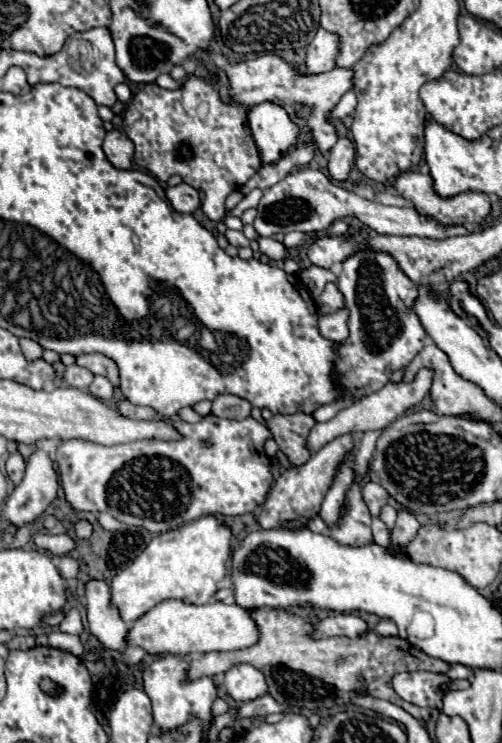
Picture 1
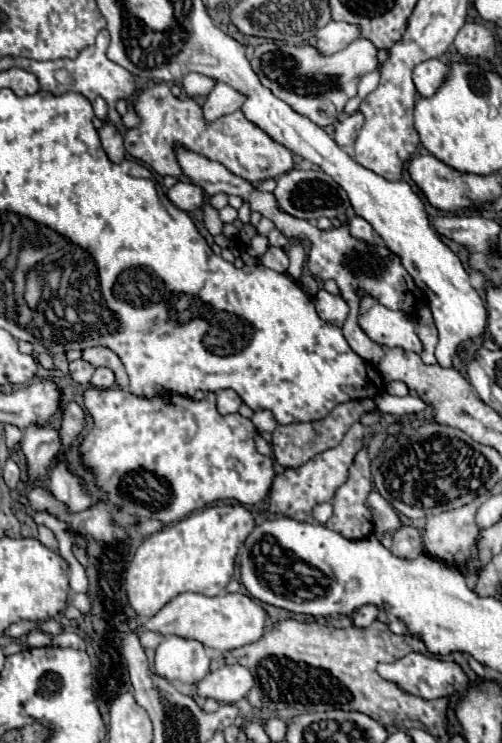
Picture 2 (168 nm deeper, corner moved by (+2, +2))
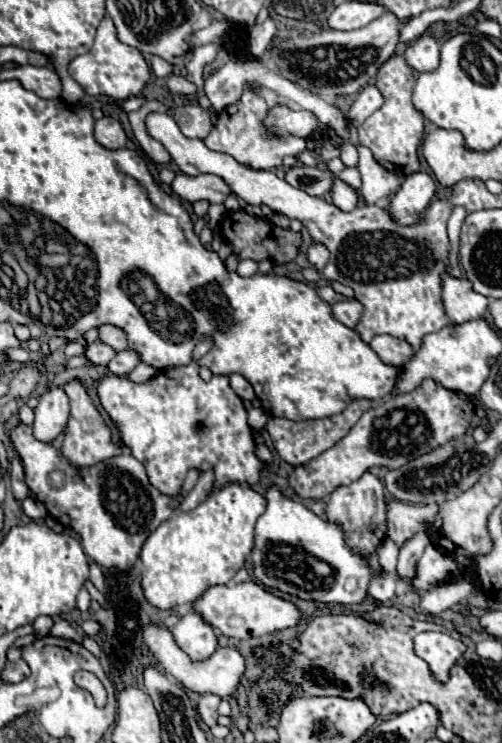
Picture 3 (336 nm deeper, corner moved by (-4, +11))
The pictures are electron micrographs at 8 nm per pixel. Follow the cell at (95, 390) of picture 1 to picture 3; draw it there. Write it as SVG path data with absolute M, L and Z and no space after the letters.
M126 348L124 352L118 352L110 362L108 362L108 370L116 376L128 376L140 362L138 352Z

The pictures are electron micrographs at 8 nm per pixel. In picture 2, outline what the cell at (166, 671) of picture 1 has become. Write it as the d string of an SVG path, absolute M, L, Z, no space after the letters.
M170 635L156 649L154 671L170 683L178 681L192 687L210 673L210 659L202 643Z

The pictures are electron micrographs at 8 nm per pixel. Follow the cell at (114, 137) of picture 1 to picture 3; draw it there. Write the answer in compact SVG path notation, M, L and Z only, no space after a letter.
M104 116L96 122L96 142L102 144L108 150L118 150L124 148L126 144L126 134L120 126L120 122L112 116Z

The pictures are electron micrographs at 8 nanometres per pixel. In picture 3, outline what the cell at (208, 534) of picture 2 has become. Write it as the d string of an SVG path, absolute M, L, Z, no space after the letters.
M226 484L214 488L214 492L190 512L176 512L172 518L162 522L146 540L140 552L144 564L142 588L150 604L160 610L174 610L182 604L196 602L210 586L228 584L234 574L244 566L246 556L254 548L254 524L266 510L266 498L244 484Z

